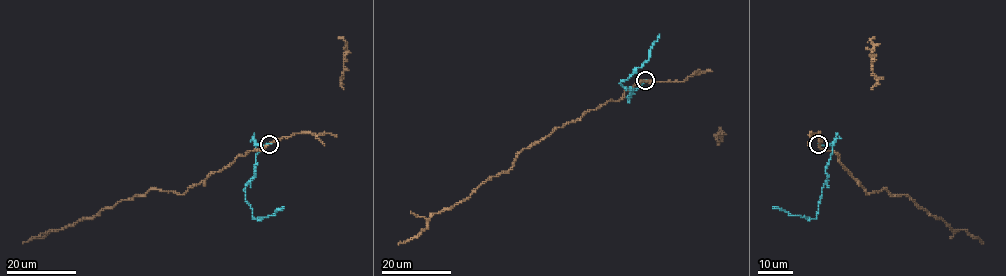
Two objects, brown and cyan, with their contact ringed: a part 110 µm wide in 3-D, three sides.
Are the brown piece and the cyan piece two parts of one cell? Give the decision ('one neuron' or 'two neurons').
two neurons

